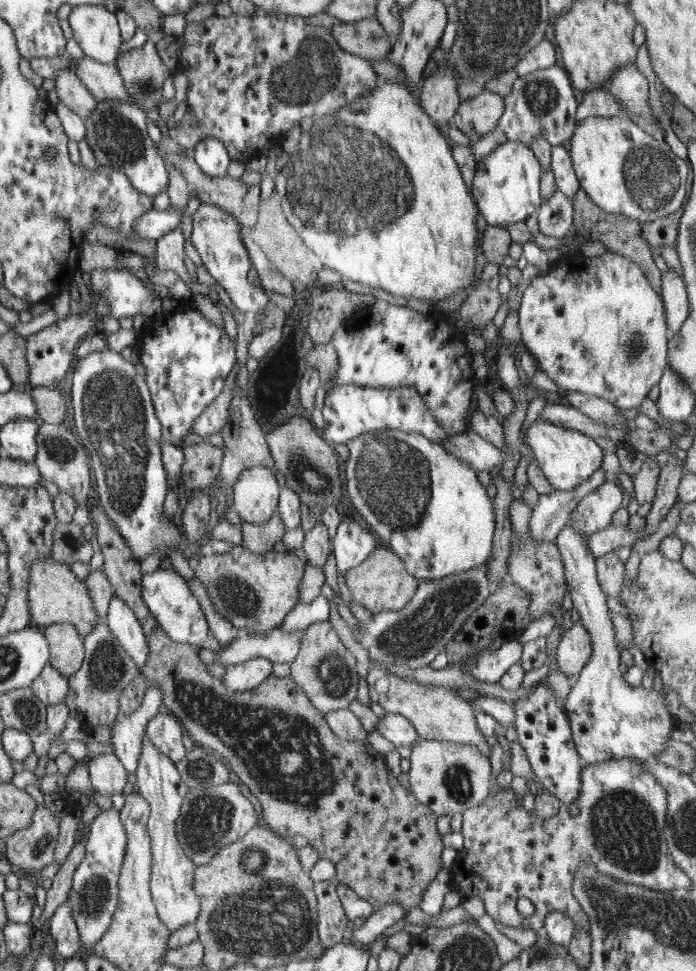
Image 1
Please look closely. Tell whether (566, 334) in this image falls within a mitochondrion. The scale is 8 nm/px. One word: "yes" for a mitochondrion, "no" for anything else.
no

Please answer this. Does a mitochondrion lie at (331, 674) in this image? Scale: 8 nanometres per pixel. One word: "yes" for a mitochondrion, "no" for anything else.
yes

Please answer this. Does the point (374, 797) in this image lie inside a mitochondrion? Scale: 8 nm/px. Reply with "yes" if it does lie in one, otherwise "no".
no

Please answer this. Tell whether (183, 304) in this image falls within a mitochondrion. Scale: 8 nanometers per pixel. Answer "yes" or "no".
no

